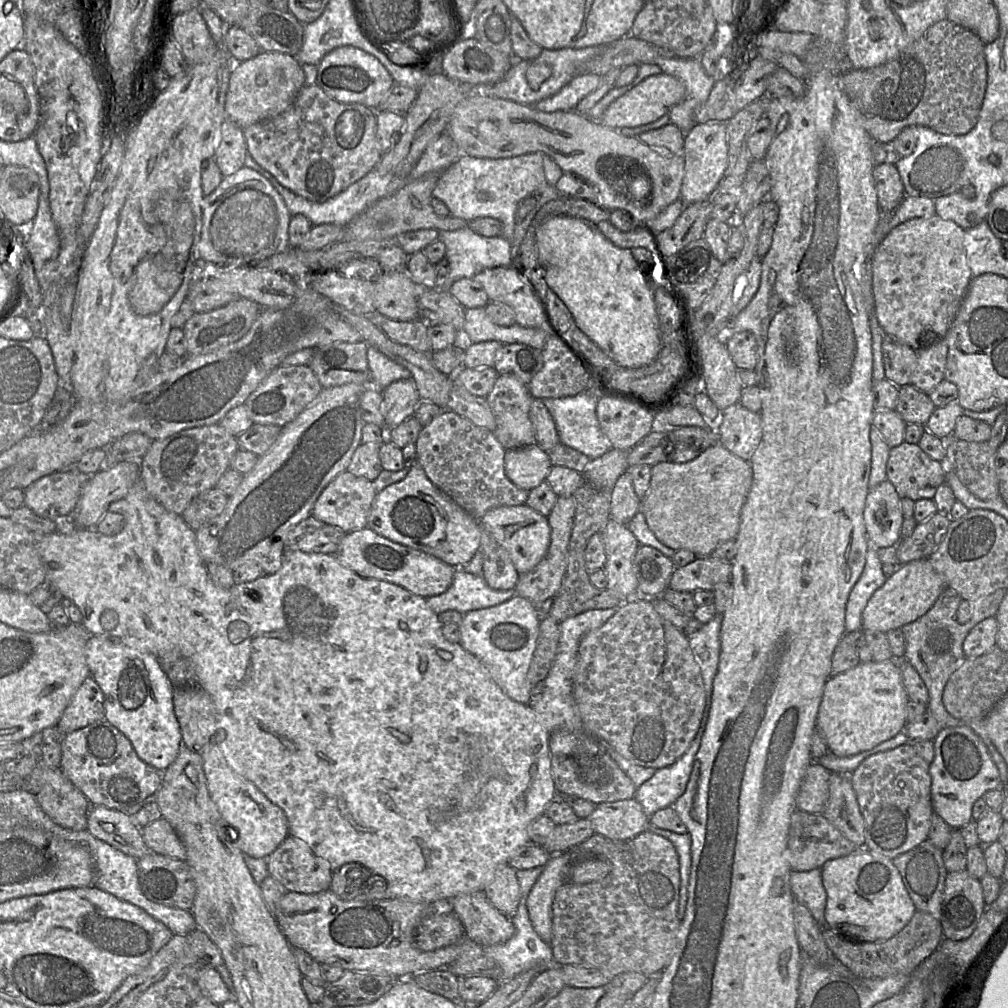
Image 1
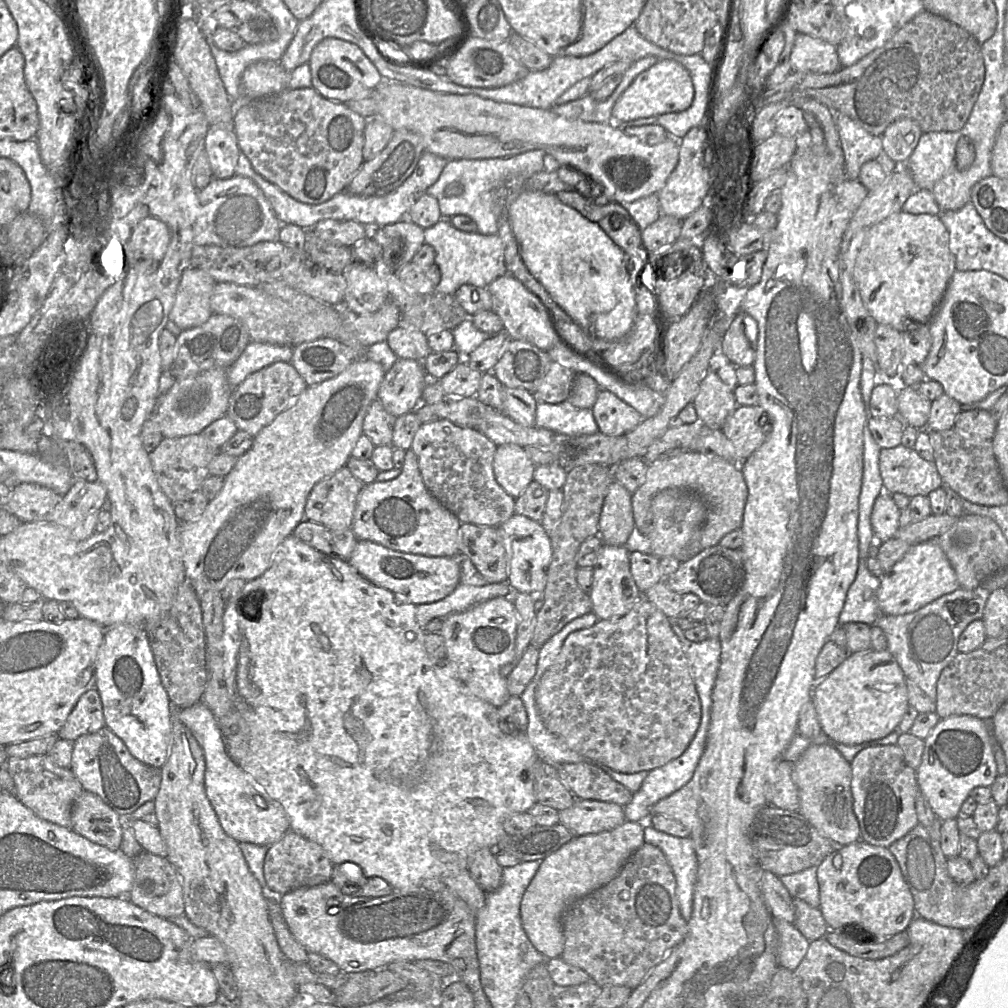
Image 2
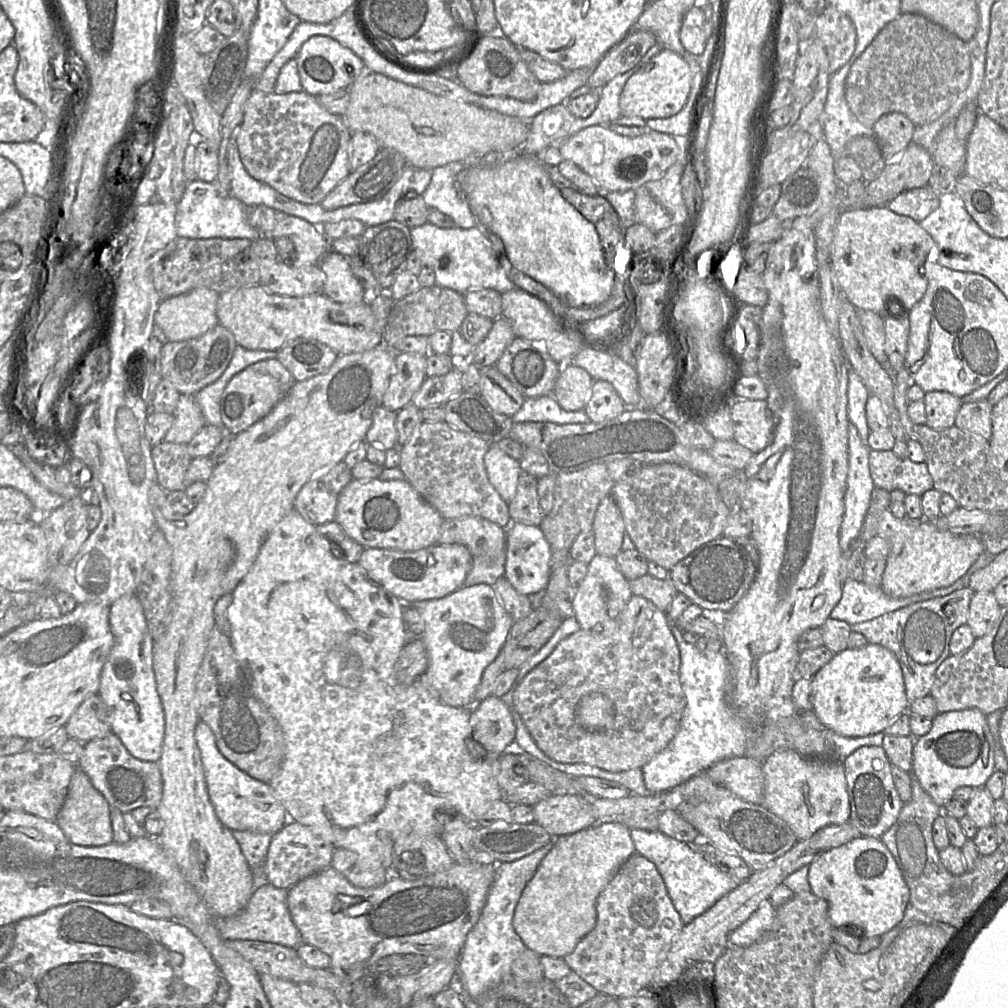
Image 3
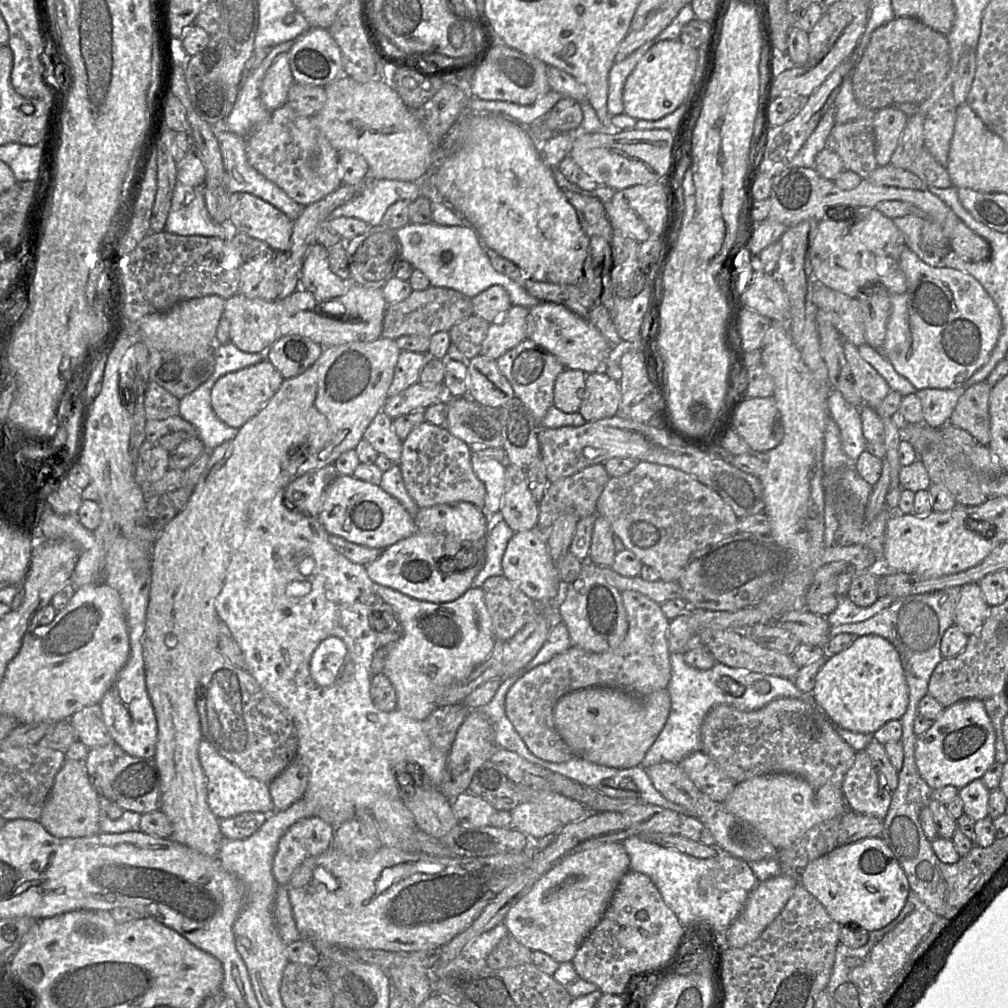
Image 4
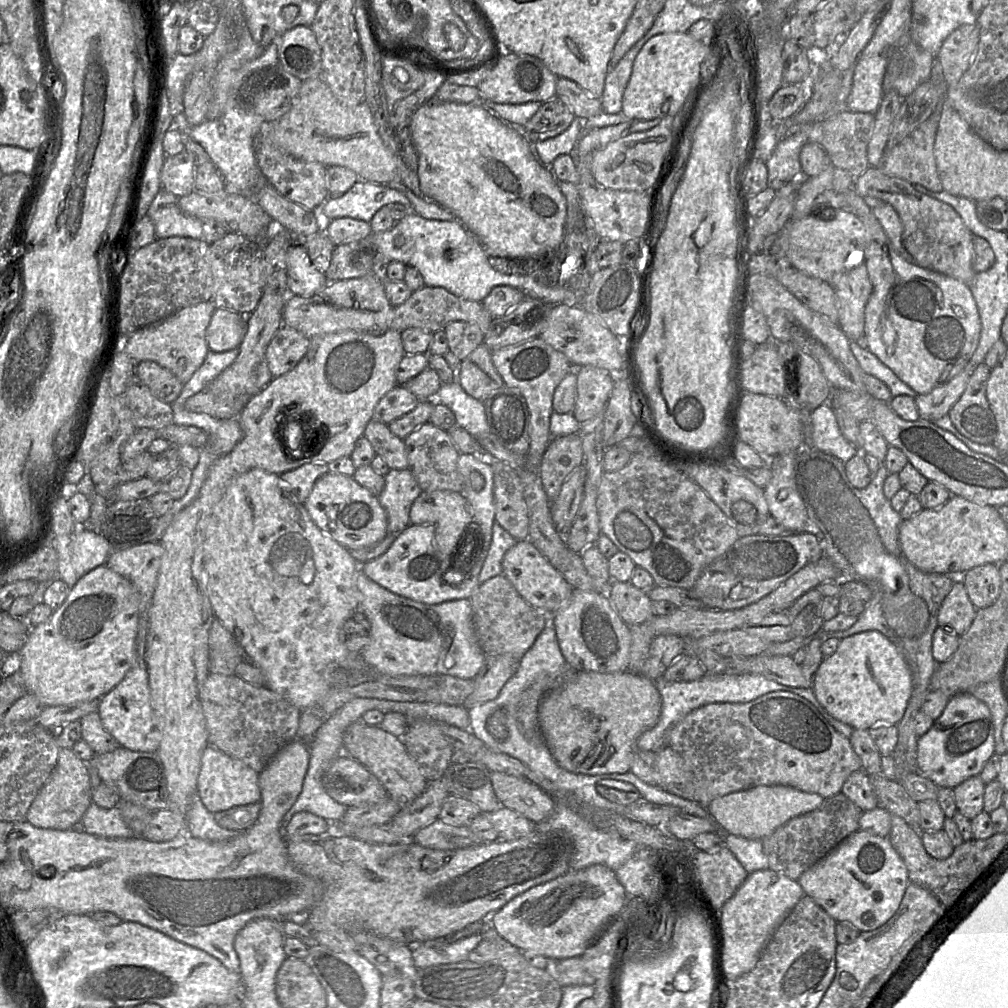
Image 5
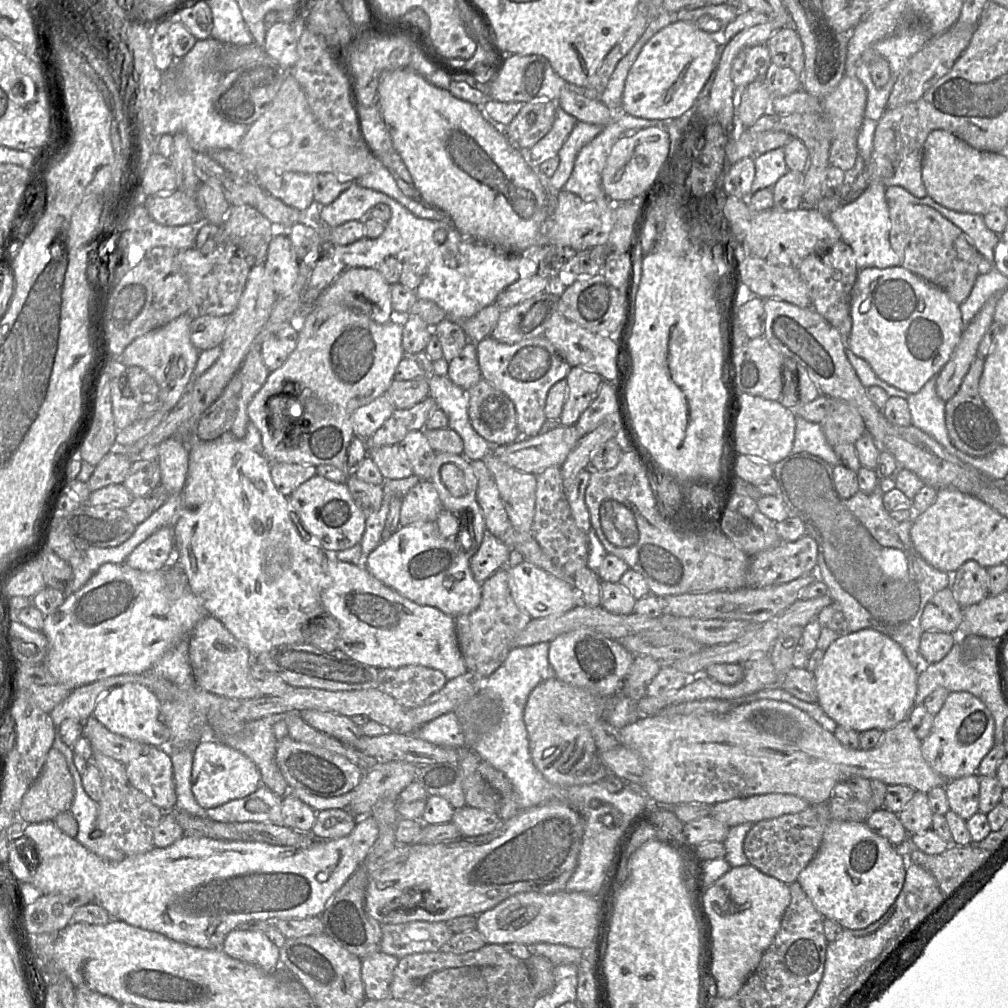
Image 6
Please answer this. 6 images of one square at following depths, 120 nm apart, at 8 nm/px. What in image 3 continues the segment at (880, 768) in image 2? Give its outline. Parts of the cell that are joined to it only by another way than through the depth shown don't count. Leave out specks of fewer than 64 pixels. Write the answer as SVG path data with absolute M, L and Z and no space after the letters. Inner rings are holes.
M862 746L843 760L851 814L850 822L861 836L881 838L895 823L904 802L895 787L891 762L882 746Z

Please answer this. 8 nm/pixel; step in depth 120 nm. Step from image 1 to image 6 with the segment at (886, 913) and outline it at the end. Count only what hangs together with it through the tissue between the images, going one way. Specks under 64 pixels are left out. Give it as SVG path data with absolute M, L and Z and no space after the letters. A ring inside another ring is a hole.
M832 820L825 828L821 845L796 882L824 917L846 929L864 929L879 920L894 903L904 885L907 860L887 839L871 830L866 822Z

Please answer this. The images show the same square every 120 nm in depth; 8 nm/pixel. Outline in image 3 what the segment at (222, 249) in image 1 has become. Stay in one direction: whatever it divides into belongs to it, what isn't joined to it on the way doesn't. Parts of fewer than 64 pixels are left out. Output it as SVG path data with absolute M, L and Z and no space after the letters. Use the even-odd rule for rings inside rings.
M194 180L187 182L176 212L178 237L188 239L249 239L256 240L261 233L247 221L246 206L232 195L222 196L210 182Z

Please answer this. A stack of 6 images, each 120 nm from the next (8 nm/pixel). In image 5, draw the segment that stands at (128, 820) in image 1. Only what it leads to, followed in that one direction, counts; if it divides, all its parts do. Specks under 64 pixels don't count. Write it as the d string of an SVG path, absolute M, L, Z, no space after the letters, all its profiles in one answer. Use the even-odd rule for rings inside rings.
M59 748L55 768L31 803L26 821L38 828L69 830L81 819L92 802L88 764L77 758L71 749Z

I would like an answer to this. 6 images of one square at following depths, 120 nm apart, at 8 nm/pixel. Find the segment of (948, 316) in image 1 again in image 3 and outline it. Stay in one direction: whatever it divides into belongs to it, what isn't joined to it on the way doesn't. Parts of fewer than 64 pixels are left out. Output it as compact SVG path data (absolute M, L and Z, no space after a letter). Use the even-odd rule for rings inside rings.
M886 206L865 209L867 215L850 215L850 210L840 214L830 247L831 268L844 298L858 310L869 310L881 317L891 316L885 311L886 302L889 298L895 298L899 305L904 306L904 314L921 300L927 290L928 281L924 273L924 264L927 260L937 262L936 244L920 223L908 216L899 215Z

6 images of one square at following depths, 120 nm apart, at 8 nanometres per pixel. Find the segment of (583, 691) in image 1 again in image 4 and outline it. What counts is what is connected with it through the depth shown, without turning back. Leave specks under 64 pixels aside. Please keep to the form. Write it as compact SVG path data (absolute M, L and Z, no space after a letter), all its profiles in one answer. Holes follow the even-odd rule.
M625 590L621 592L621 598L628 629L617 648L593 653L570 646L547 663L528 671L509 689L505 702L506 715L528 749L537 757L552 763L563 763L575 757L557 732L553 720L553 709L562 696L596 686L617 688L638 697L667 689L671 677L671 653L667 640L669 620L660 604L639 592Z

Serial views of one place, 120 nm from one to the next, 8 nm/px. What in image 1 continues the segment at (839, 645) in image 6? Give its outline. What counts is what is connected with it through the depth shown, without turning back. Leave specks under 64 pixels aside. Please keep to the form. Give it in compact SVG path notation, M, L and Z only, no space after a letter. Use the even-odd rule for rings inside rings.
M898 661L860 662L826 681L817 715L817 729L825 739L829 752L839 757L853 756L870 750L904 731L907 724L908 699Z

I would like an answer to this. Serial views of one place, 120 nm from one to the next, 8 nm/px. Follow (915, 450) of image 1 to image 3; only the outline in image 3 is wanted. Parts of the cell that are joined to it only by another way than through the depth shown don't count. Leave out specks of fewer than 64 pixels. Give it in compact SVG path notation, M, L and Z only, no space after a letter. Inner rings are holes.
M870 450L869 469L875 487L892 491L902 490L907 494L916 494L922 496L926 491L934 486L933 478L929 473L927 464L924 462L913 462L909 458L899 458L892 450Z

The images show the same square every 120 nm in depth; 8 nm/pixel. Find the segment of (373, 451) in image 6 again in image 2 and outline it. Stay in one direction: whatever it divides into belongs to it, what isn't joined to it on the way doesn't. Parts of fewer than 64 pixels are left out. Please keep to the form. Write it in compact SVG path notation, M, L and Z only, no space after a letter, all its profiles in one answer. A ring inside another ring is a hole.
M376 399L368 408L363 421L363 434L374 446L392 446L393 429L396 417L389 414Z

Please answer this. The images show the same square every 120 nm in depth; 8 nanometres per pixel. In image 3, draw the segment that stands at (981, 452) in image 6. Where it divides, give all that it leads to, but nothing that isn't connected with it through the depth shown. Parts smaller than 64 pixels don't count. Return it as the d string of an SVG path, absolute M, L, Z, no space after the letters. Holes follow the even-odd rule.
M988 399L962 403L955 418L955 426L963 431L982 436L987 441L992 436L992 406Z

